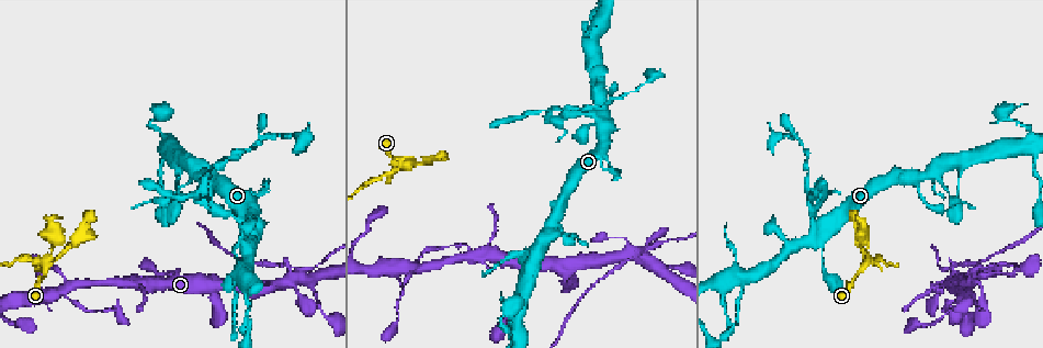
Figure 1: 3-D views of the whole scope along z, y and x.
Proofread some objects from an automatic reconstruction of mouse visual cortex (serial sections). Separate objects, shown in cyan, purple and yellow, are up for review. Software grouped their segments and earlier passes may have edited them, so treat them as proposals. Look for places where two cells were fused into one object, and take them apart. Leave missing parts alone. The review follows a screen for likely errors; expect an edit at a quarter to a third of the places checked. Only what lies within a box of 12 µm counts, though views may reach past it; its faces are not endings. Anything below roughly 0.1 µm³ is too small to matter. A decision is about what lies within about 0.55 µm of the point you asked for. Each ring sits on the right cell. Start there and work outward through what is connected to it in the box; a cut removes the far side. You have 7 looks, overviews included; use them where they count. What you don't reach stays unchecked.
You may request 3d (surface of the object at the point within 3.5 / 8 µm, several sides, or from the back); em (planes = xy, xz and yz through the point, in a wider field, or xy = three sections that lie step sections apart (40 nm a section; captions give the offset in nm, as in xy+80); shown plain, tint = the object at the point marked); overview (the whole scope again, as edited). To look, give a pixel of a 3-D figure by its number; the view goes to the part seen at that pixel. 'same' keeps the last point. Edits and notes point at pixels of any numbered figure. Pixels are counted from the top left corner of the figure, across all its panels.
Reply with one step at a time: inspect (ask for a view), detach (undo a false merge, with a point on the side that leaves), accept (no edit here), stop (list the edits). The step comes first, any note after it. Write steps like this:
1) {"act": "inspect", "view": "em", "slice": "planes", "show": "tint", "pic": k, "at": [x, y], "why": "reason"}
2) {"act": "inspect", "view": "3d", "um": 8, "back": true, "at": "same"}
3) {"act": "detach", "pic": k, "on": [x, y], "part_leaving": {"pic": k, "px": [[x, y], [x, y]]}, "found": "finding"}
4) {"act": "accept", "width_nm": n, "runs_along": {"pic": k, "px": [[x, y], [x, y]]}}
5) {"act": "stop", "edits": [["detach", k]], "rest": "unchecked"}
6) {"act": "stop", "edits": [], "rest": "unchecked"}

{"act": "inspect", "view": "3d", "um": 3.5, "pic": 1, "at": [598, 123], "why": "thin arm on a thick one"}

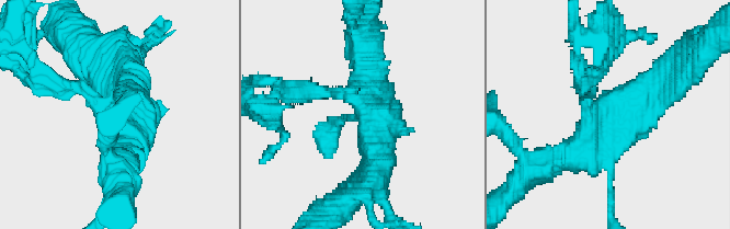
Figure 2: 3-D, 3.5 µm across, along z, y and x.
{"act": "inspect", "view": "em", "slice": "xy", "step": 3, "show": "tint", "pic": 2, "at": [601, 108], "arms": 4, "arm_widths_nm": [150, 200, 450, 500]}

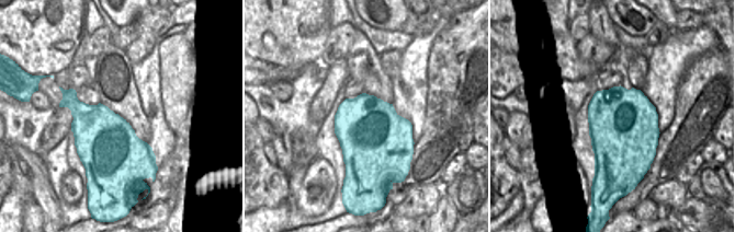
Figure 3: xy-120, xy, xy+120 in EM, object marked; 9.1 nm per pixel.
{"act": "detach", "pic": 2, "on": [311, 92], "part_leaving": {"pic": 2, "px": [[340, 92], [275, 92], [269, 98]]}, "found": "two cells meet here"}

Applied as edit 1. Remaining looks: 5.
{"act": "inspect", "view": "overview", "why": "redraw"}

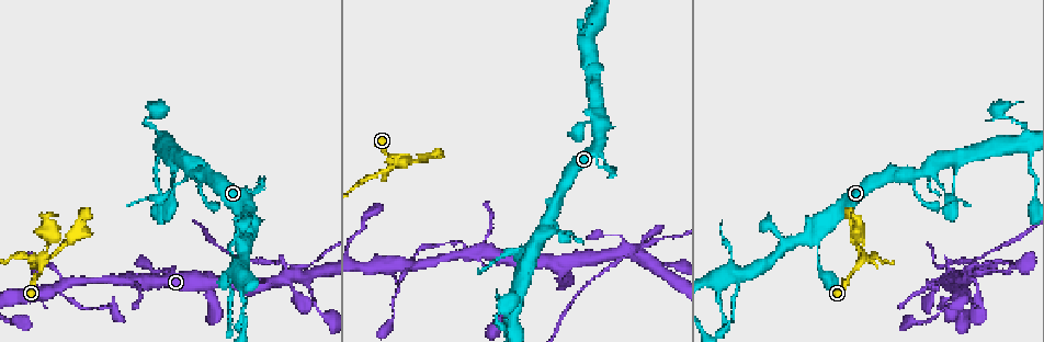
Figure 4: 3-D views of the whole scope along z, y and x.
{"act": "inspect", "view": "3d", "um": 3.5, "pic": 4, "at": [394, 167], "why": "a narrow waist"}

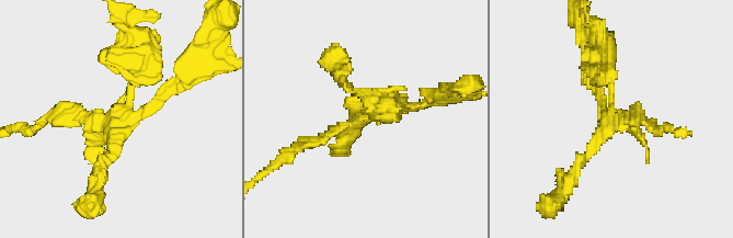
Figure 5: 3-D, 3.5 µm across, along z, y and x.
{"act": "inspect", "view": "em", "slice": "xy", "step": 2, "show": "tint", "pic": 5, "at": [602, 132]}

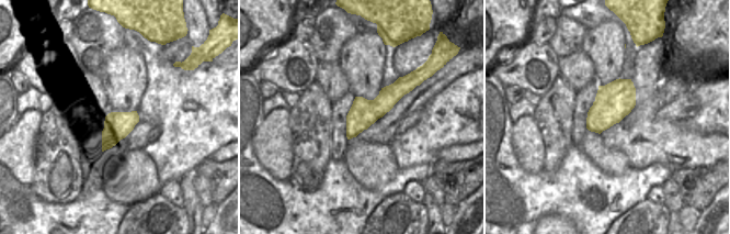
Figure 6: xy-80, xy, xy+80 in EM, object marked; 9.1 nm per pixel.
{"act": "detach", "pic": 5, "on": [610, 66], "width_nm": 260, "part_leaving": {"pic": 5, "px": [[610, 103], [596, 26]]}, "found": "a second cell is stuck on"}

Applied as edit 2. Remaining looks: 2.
{"act": "stop", "edits": [["detach", 2], ["detach", 5]], "rest": "unchecked"}

